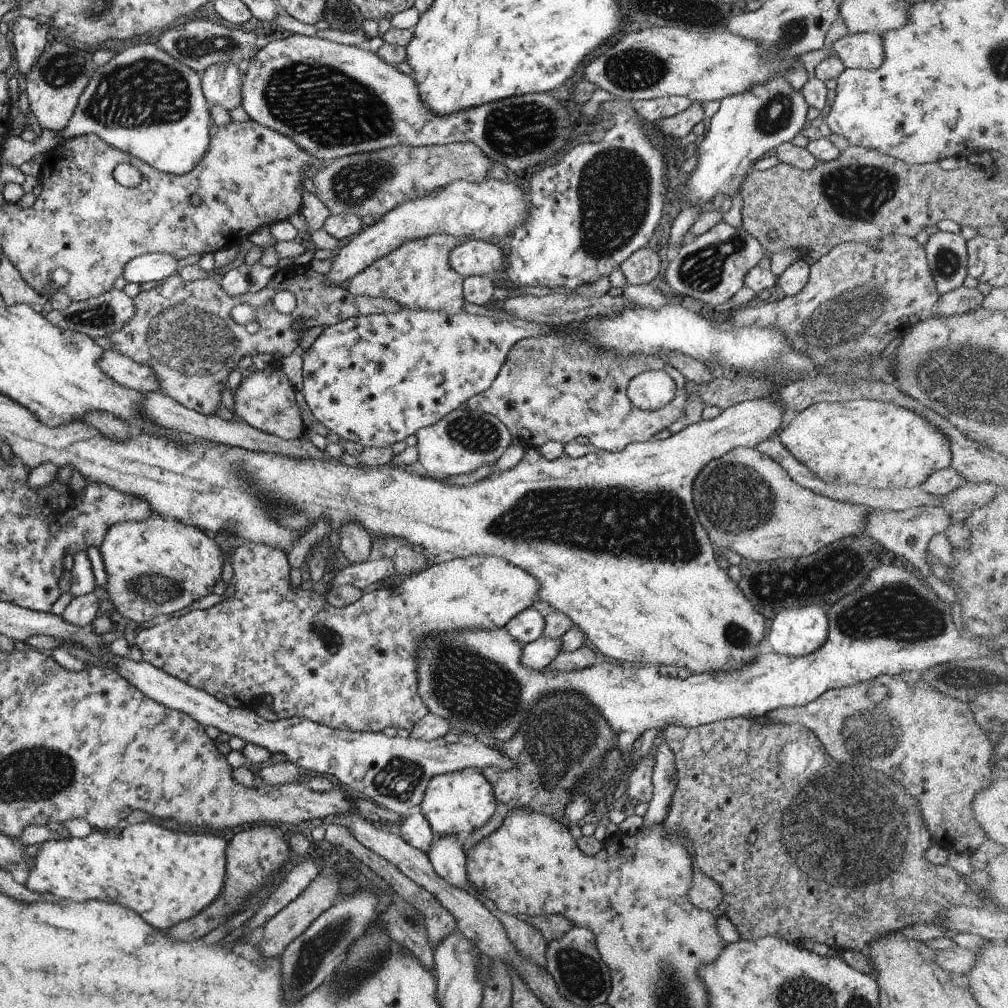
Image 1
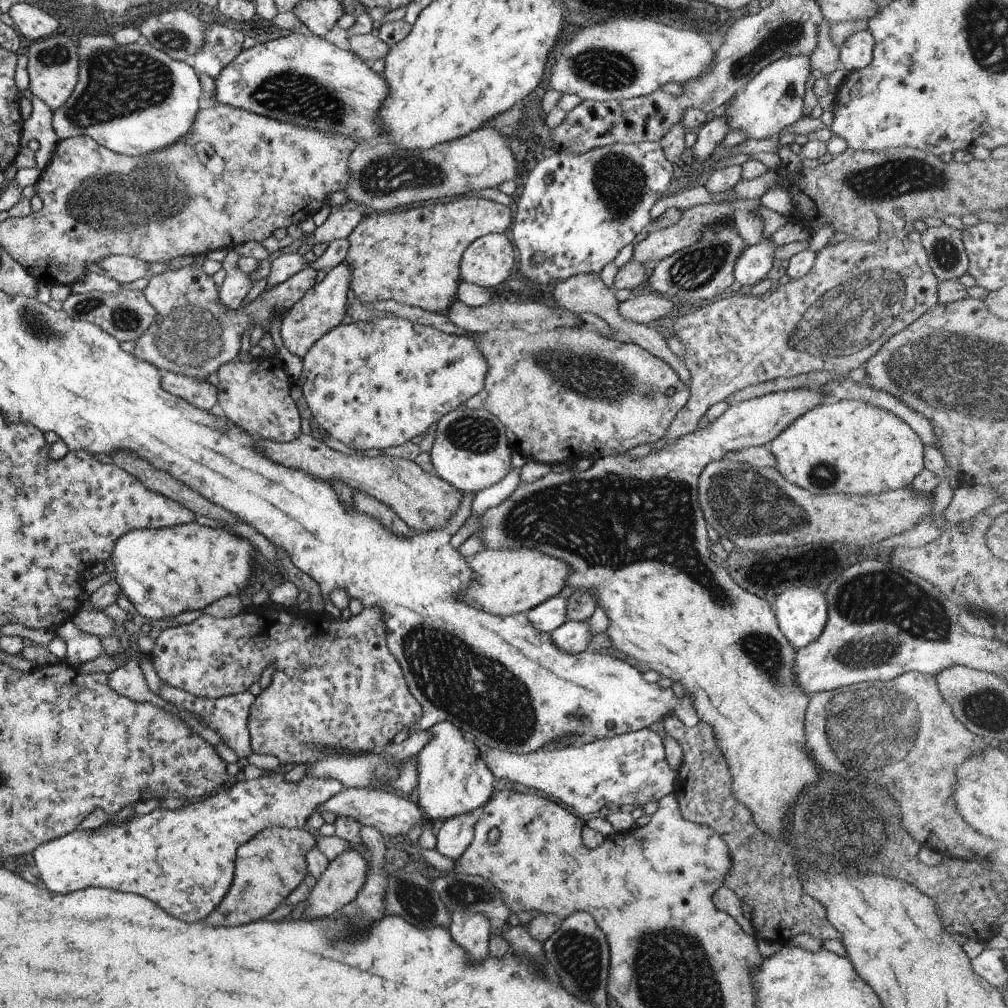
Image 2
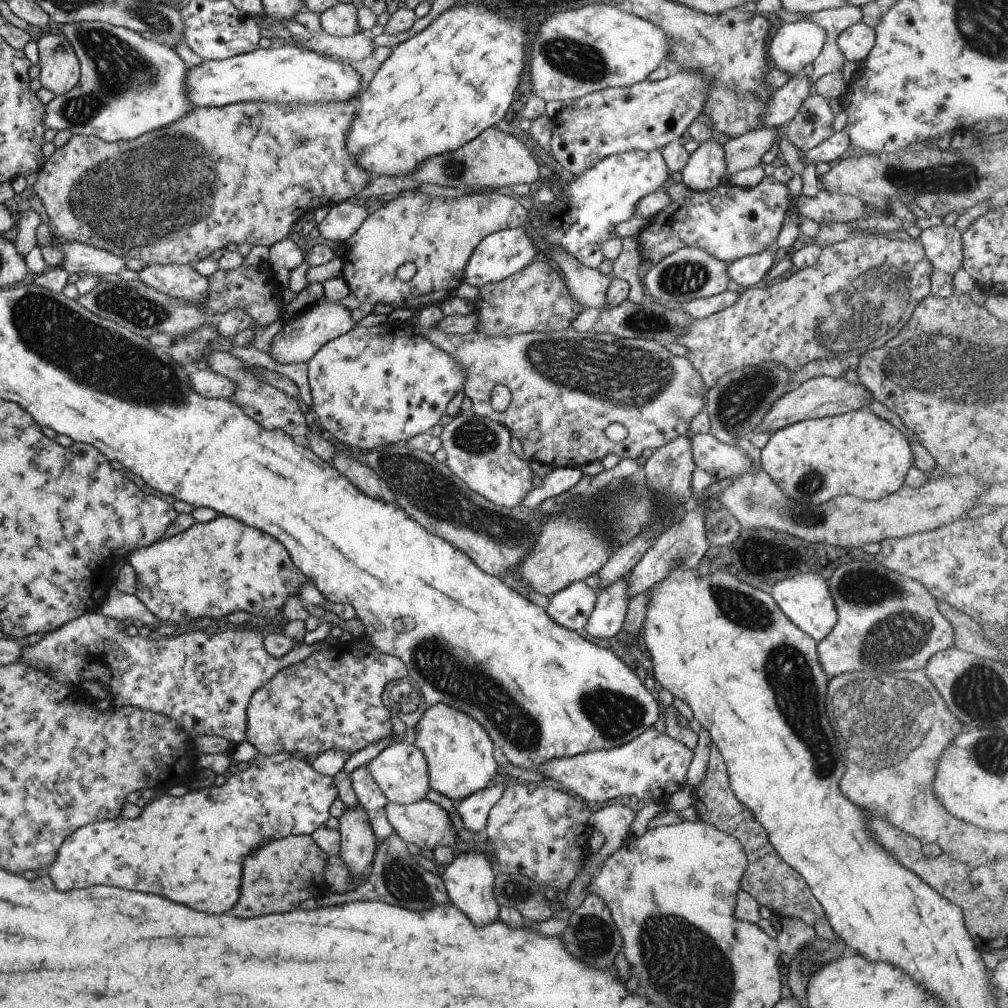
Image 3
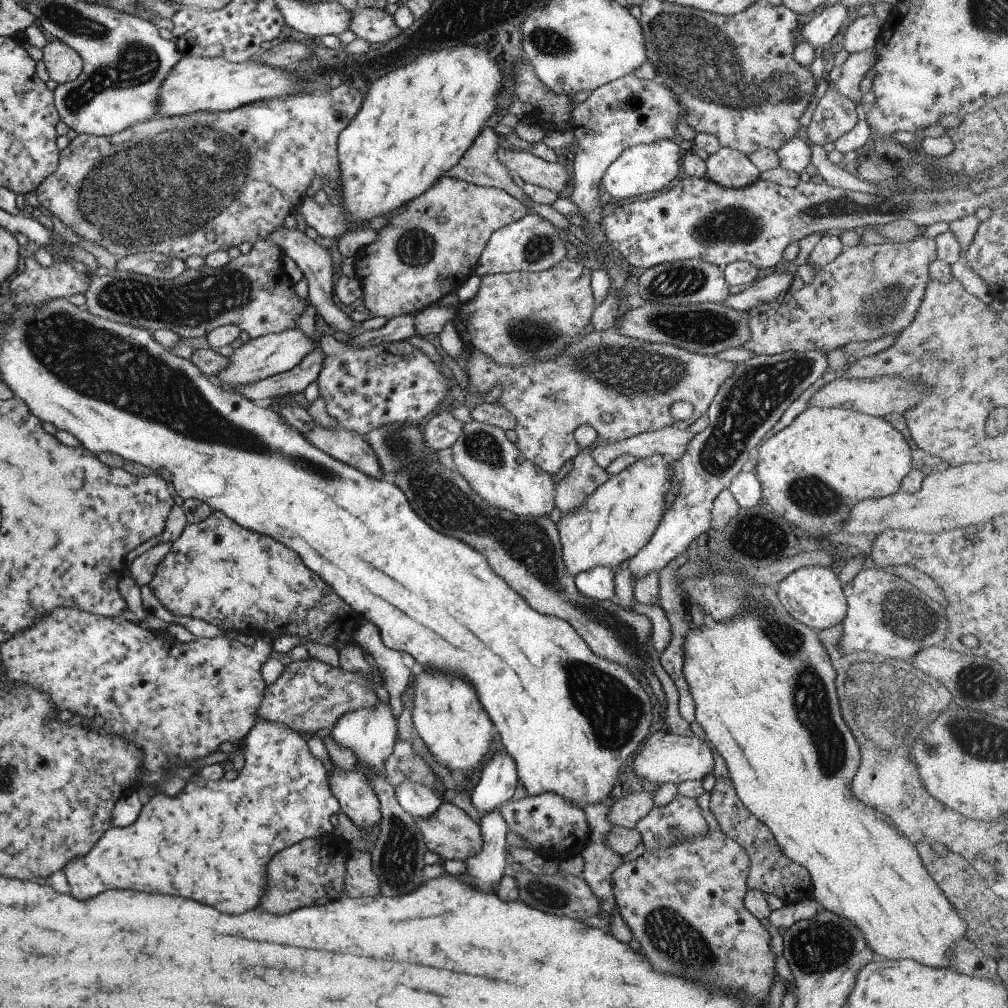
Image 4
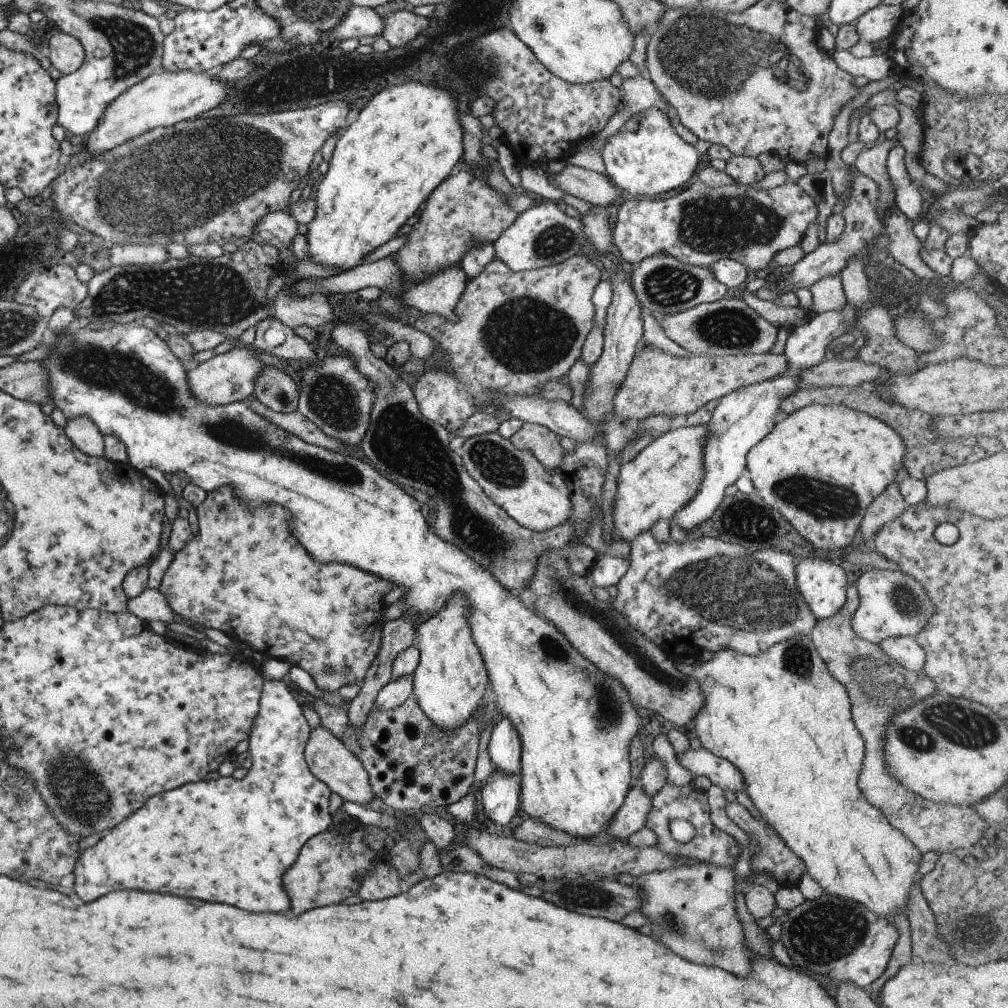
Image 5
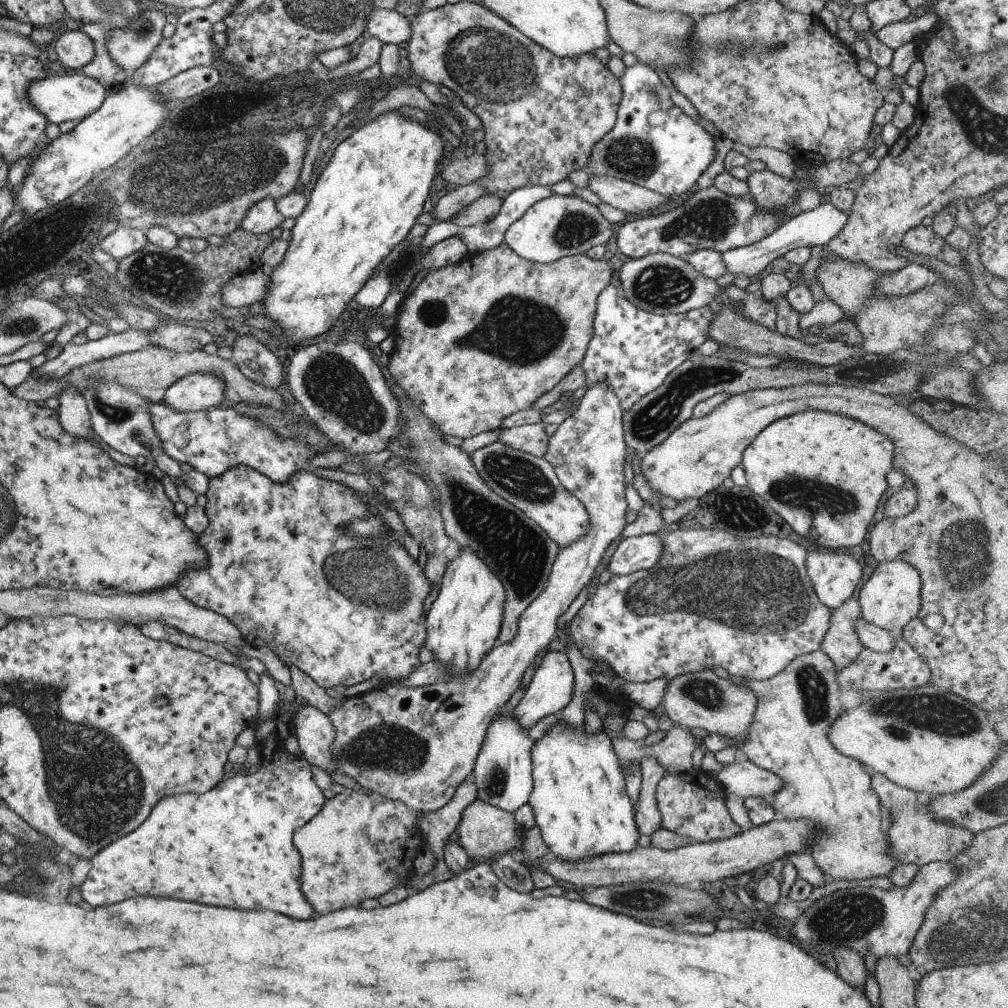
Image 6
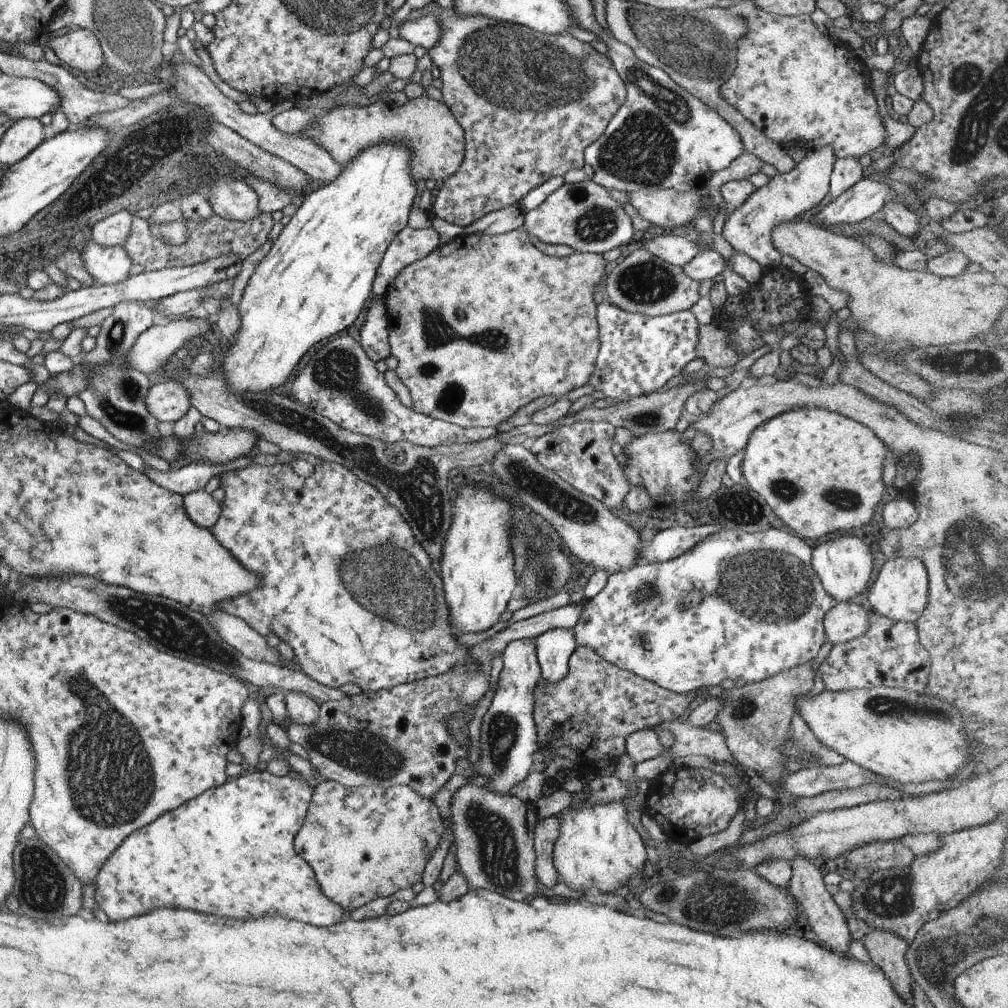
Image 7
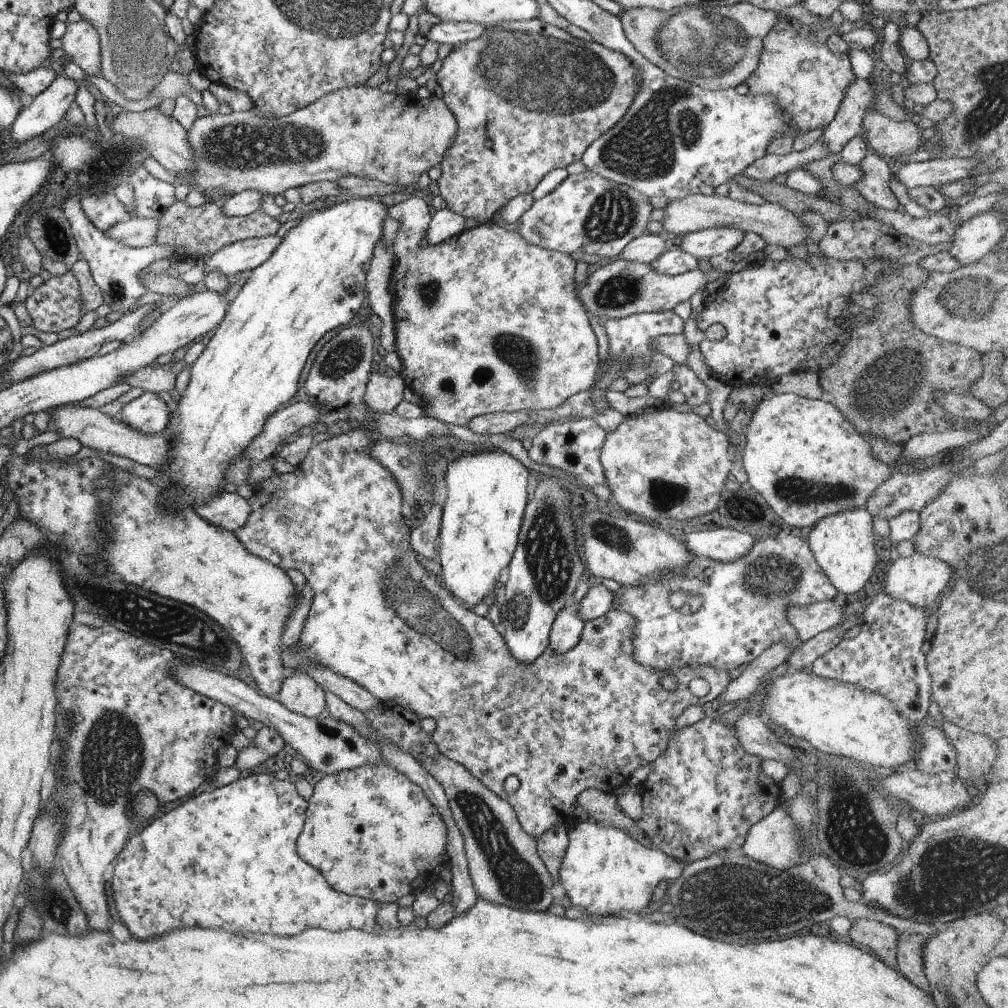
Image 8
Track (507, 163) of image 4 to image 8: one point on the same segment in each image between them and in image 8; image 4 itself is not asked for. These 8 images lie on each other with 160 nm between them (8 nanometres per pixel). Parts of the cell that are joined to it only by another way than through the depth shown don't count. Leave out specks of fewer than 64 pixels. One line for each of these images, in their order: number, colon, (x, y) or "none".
5: (596, 188)
6: (624, 195)
7: (667, 208)
8: (778, 227)

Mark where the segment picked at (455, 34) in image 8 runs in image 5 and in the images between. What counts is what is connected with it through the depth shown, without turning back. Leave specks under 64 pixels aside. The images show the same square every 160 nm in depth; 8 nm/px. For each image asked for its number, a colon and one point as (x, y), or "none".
5: (358, 21)
6: (387, 26)
7: (425, 32)

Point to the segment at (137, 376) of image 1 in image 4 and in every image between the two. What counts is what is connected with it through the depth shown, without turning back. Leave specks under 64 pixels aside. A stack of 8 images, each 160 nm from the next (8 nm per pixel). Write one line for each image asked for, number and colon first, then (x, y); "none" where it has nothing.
2: (200, 393)
3: (208, 384)
4: (294, 380)

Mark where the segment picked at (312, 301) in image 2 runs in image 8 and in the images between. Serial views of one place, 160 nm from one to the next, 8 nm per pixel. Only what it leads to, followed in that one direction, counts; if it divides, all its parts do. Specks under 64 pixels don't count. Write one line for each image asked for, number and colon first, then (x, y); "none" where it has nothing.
3: (302, 336)
4: (261, 357)
5: (225, 378)
6: (196, 392)
7: (166, 400)
8: (148, 413)

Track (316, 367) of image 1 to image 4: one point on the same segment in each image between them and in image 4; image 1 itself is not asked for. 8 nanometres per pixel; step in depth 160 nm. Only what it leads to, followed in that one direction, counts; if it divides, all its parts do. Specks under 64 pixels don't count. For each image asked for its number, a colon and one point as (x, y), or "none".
2: (375, 384)
3: (373, 386)
4: (393, 382)

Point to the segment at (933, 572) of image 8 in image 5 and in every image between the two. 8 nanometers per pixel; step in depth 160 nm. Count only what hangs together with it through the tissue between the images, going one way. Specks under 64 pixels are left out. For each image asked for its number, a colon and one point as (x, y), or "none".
5: (890, 603)
6: (890, 598)
7: (899, 592)

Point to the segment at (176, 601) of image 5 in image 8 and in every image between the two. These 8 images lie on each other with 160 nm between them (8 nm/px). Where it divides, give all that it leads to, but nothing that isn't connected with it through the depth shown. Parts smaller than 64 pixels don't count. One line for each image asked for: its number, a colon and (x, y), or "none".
6: (282, 567)
7: (344, 583)
8: (587, 719)

